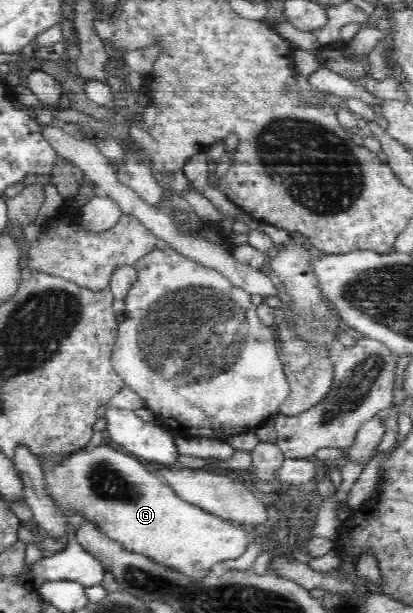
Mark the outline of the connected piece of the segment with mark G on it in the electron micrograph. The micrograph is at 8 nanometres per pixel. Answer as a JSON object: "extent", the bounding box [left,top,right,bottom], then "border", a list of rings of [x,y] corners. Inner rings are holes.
{"extent":[39,445,254,581],"border":[[[100,445],[90,453],[76,449],[76,453],[58,457],[58,461],[64,461],[64,465],[54,463],[52,459],[44,459],[44,463],[39,465],[43,471],[44,490],[54,503],[58,501],[62,509],[74,509],[74,513],[80,509],[86,519],[96,523],[99,531],[112,542],[122,545],[122,549],[142,554],[143,557],[150,558],[165,569],[180,573],[191,581],[202,581],[208,577],[215,564],[240,557],[246,547],[254,542],[254,533],[182,500],[154,471],[146,469],[140,463],[141,459],[114,451],[108,445]]]}

